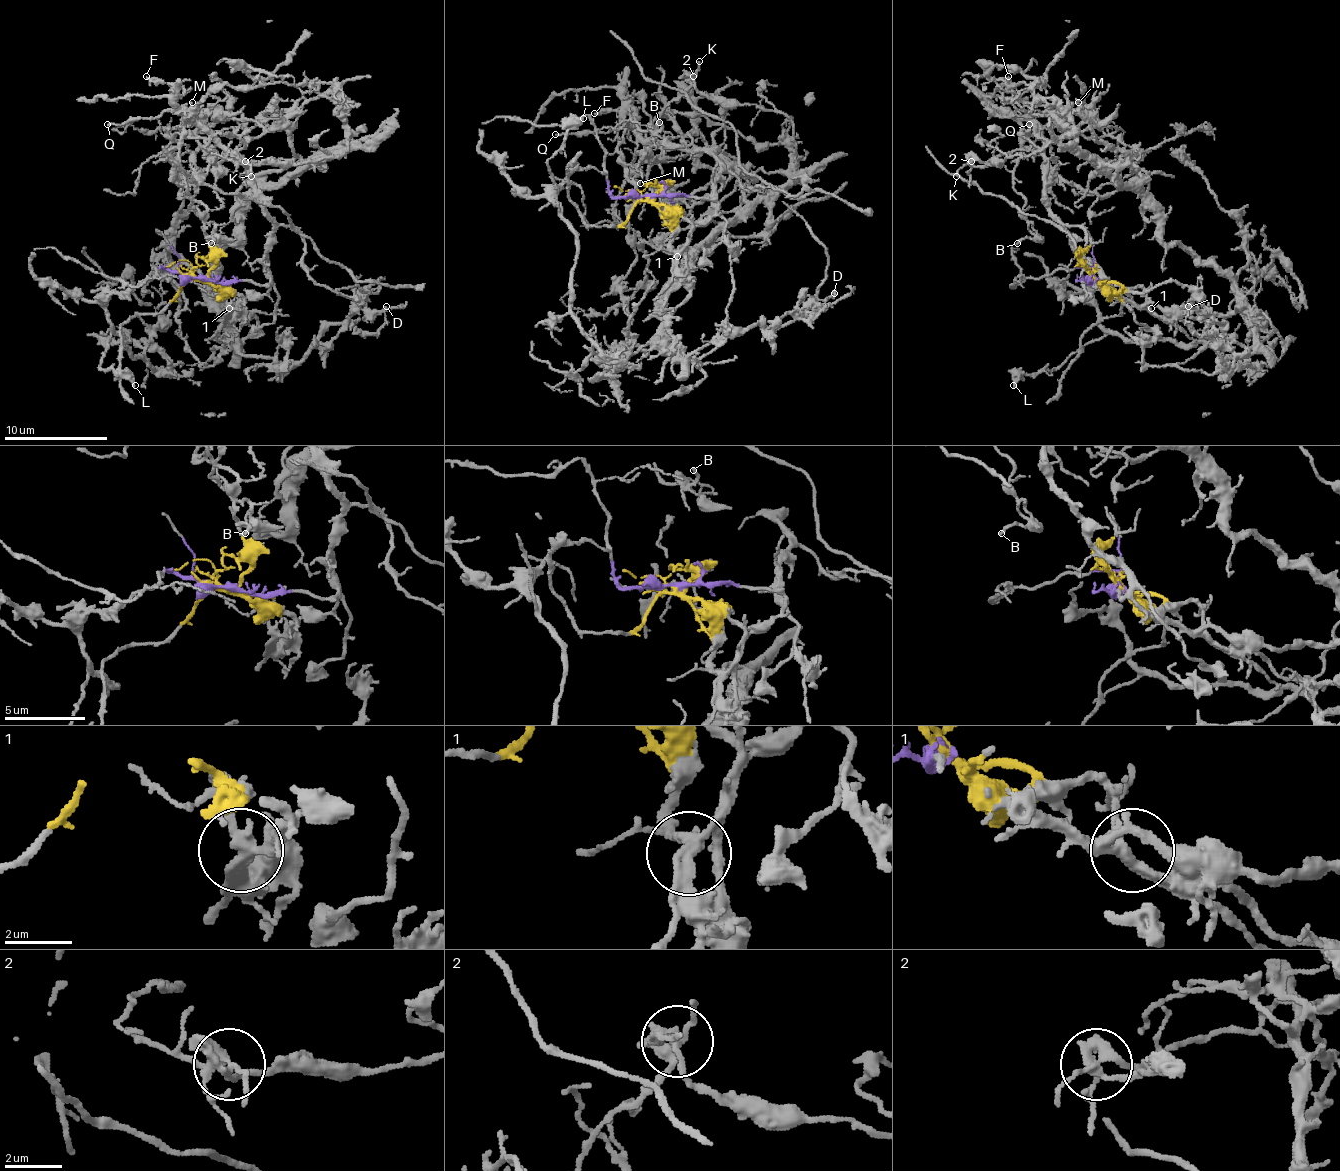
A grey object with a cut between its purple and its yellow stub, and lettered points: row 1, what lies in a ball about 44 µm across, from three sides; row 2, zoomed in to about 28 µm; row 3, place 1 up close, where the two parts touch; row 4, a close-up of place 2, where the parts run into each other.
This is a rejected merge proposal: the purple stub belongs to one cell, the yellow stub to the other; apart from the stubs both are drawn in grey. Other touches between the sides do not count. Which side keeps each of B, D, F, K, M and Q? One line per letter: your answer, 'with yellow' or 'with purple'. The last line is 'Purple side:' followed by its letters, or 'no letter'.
B: with purple
D: with yellow
F: with purple
K: with purple
M: with purple
Q: with purple
Purple side: B, F, K, M, Q

